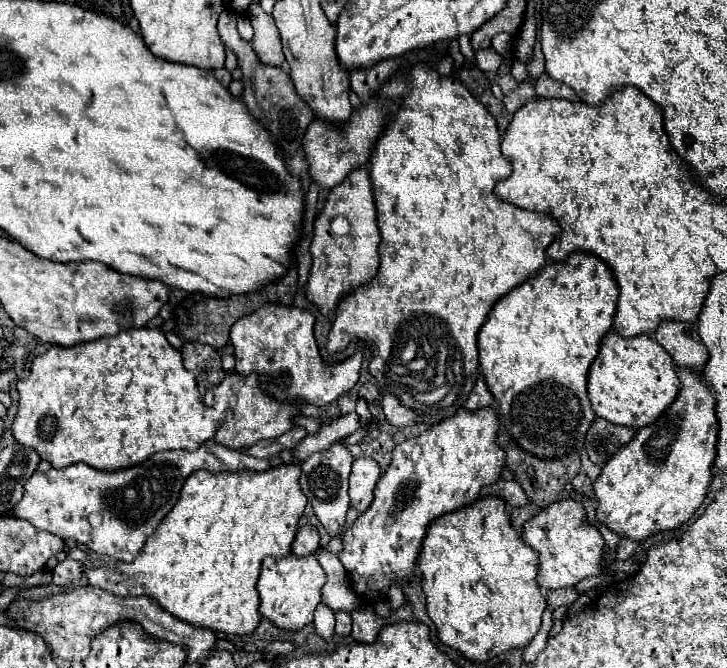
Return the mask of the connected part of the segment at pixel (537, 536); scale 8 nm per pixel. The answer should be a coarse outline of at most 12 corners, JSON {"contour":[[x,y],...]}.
{"contour":[[556,500],[524,522],[548,590],[602,572],[608,548],[584,504]]}

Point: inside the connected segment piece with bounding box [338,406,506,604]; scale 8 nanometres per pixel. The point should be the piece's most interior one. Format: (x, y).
(443, 469)

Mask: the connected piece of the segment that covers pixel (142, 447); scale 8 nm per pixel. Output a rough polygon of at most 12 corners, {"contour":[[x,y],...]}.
{"contour":[[160,328],[52,346],[14,438],[130,468],[218,422]]}

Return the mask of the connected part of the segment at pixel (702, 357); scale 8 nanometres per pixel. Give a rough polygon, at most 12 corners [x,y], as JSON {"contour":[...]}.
{"contour":[[662,320],[654,340],[678,366],[704,370],[696,324]]}

